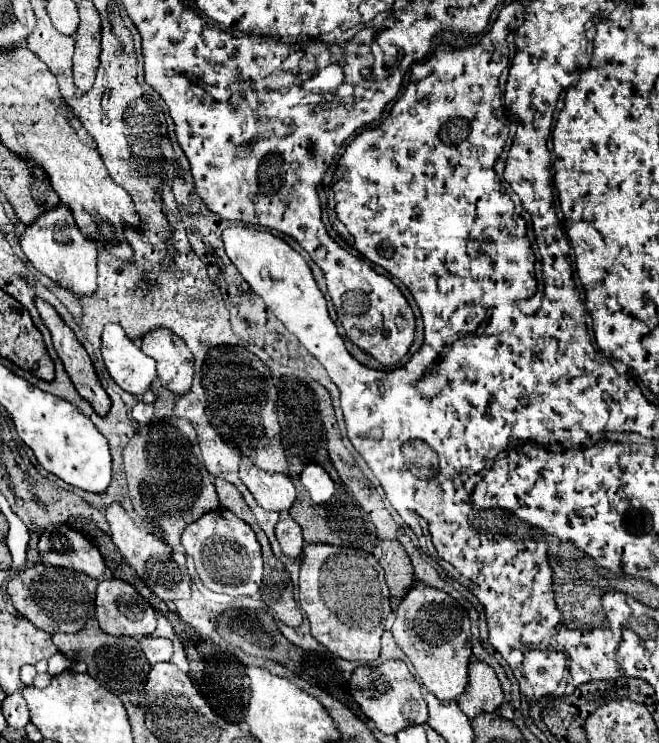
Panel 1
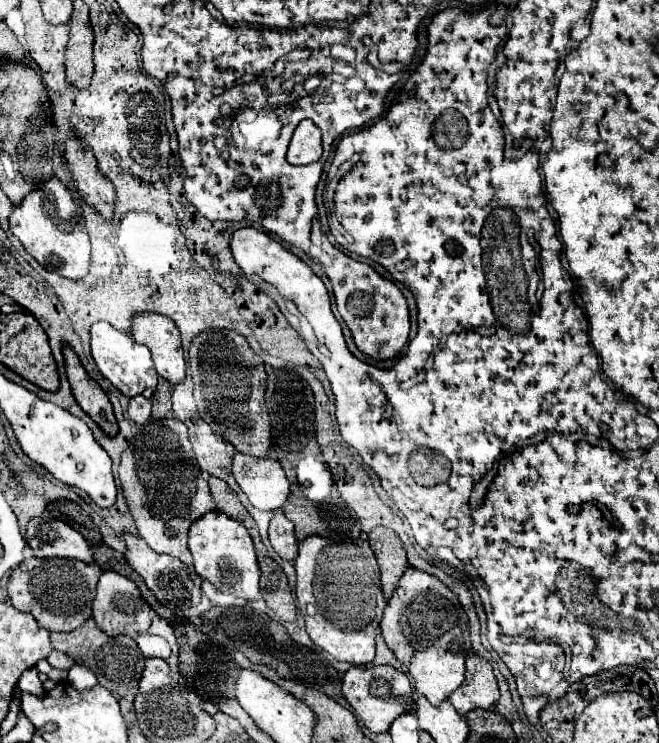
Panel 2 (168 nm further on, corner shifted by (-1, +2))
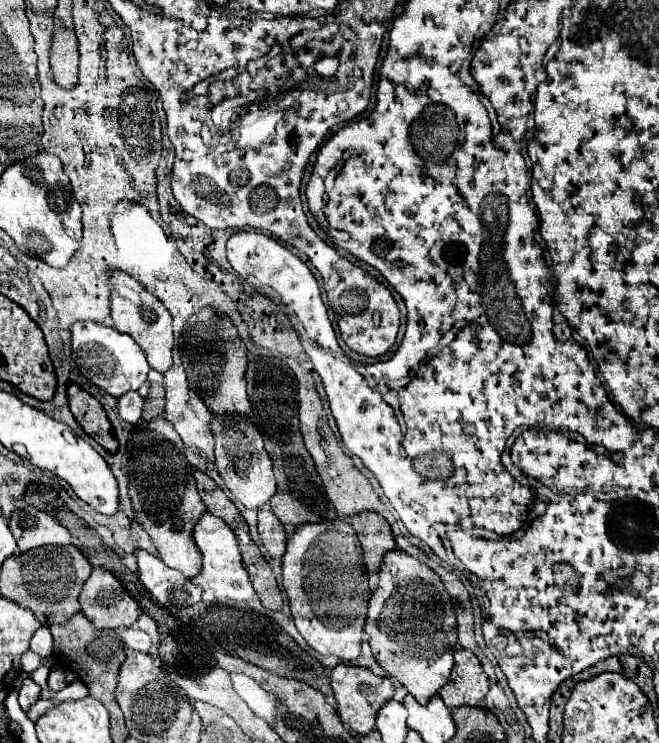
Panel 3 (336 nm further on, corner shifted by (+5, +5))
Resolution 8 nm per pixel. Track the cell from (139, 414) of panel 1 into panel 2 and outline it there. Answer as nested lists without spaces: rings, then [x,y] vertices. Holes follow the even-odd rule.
[[[136,395],[130,399],[128,415],[136,425],[144,425],[150,419],[150,411],[152,411],[152,403],[144,395]]]

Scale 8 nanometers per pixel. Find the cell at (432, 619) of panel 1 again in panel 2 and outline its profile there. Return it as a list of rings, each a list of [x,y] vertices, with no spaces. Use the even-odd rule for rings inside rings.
[[[410,567],[384,609],[380,629],[398,661],[408,667],[416,691],[432,705],[440,705],[462,685],[466,671],[464,663],[470,653],[468,617],[458,597],[442,581]]]

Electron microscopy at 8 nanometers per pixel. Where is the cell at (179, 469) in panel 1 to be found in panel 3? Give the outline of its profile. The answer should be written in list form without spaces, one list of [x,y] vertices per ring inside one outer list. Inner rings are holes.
[[[164,418],[140,422],[128,440],[130,454],[130,498],[142,528],[150,534],[160,552],[160,560],[186,578],[194,578],[202,568],[200,550],[192,540],[196,520],[206,512],[204,502],[196,490],[192,466],[182,454],[182,440],[174,426]]]

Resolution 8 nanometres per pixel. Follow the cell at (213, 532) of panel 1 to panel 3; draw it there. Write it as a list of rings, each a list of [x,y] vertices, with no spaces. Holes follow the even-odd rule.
[[[206,512],[194,528],[194,540],[196,540],[196,546],[200,548],[200,552],[204,556],[204,564],[202,564],[200,574],[192,578],[192,582],[196,586],[200,586],[202,590],[212,590],[216,594],[216,598],[230,598],[230,600],[250,600],[250,598],[254,598],[254,588],[250,584],[246,568],[242,566],[236,536],[228,528],[228,524],[224,524],[224,520],[218,520],[216,516]]]

